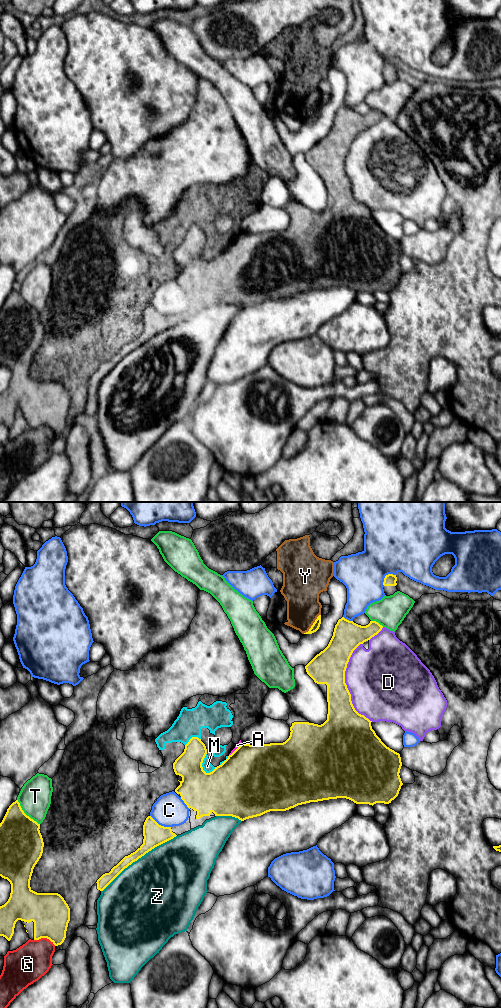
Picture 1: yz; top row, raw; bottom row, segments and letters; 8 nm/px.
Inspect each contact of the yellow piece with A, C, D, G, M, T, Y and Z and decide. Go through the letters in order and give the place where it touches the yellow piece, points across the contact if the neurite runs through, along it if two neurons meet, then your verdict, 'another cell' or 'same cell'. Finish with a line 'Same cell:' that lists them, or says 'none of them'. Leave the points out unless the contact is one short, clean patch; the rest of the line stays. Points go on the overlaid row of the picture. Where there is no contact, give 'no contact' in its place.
A: yz (236, 749) | along yz (242, 743), (229, 755) | another cell
C: yz (160, 825) | another cell
D: yz (346, 685) | another cell
G: yz (45, 937) | another cell
M: yz (201, 764) | another cell
T: yz (24, 813) | another cell
Y: yz (312, 625) | another cell
Z: yz (138, 858) | another cell
Same cell: none of them

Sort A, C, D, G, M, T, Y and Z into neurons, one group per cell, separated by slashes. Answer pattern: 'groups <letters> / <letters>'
groups A M Y / C / D / G / T / Z

